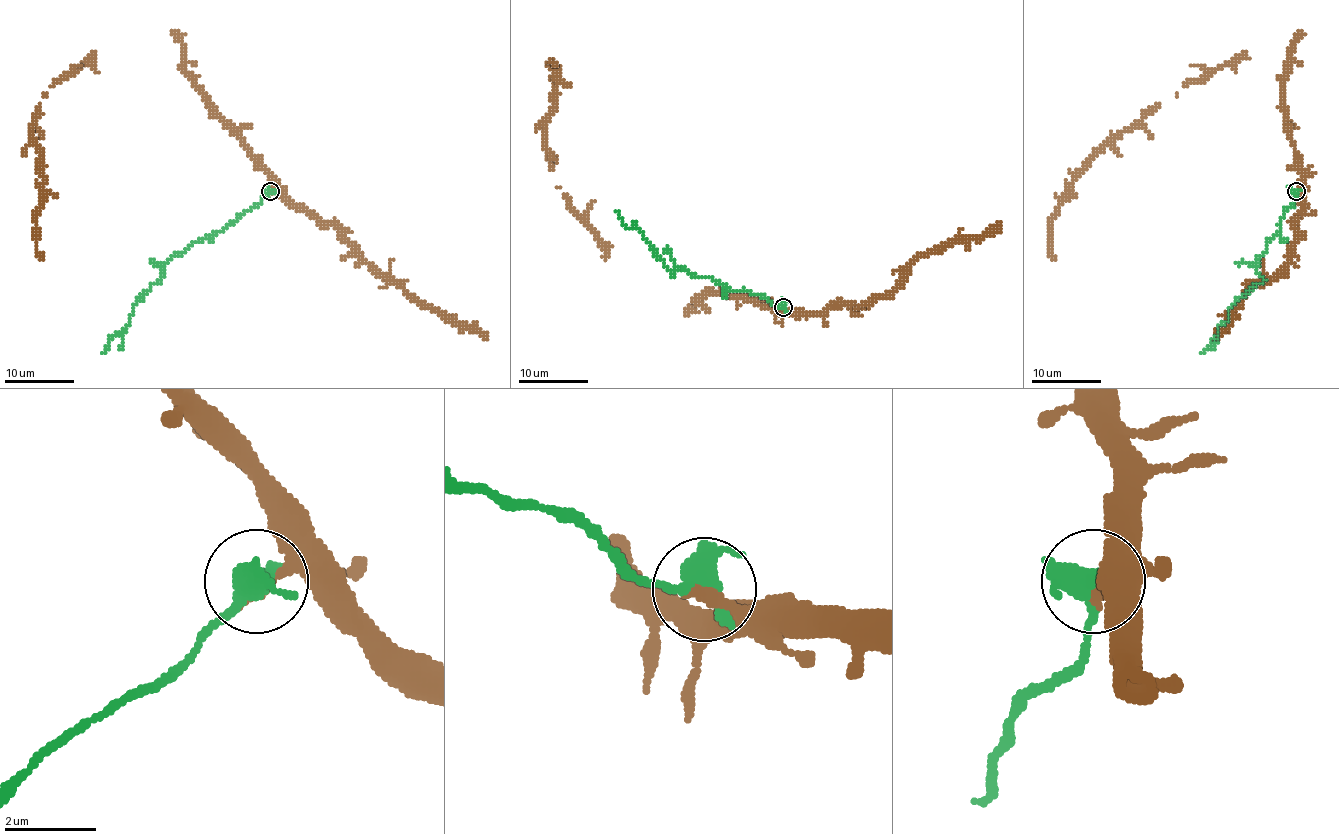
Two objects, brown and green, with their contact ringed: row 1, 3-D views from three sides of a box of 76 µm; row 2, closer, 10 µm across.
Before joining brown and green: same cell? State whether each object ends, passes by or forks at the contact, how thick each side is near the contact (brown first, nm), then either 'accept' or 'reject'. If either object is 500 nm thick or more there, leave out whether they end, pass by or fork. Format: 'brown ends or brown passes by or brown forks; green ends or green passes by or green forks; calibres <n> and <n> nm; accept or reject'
brown ends; green passes by; calibres 340 and 420 nm; reject

